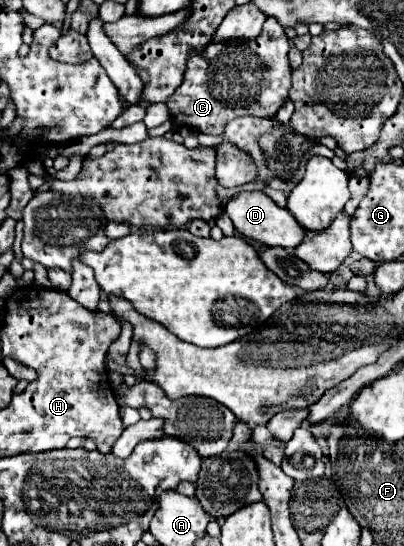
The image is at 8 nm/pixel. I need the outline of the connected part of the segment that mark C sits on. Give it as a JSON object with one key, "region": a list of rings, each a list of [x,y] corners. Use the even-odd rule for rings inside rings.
{"region":[[[267,18],[263,32],[253,42],[221,42],[209,46],[209,60],[203,54],[191,54],[185,80],[177,92],[169,98],[167,106],[177,126],[189,126],[203,134],[223,136],[225,124],[239,116],[261,116],[277,114],[285,102],[285,86],[291,86],[291,78],[285,78],[285,66],[289,64],[285,42],[289,42],[285,28],[275,20]],[[235,64],[255,64],[235,66]],[[265,64],[265,66],[259,66]]]}

